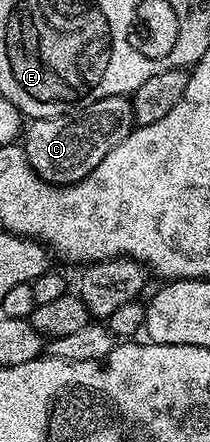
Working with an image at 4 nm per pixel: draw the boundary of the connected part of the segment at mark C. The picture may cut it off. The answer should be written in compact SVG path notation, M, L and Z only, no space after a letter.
M111 96L68 116L31 121L23 129L22 147L30 166L43 180L51 184L77 184L118 146L118 142L131 134L133 127L131 99Z

